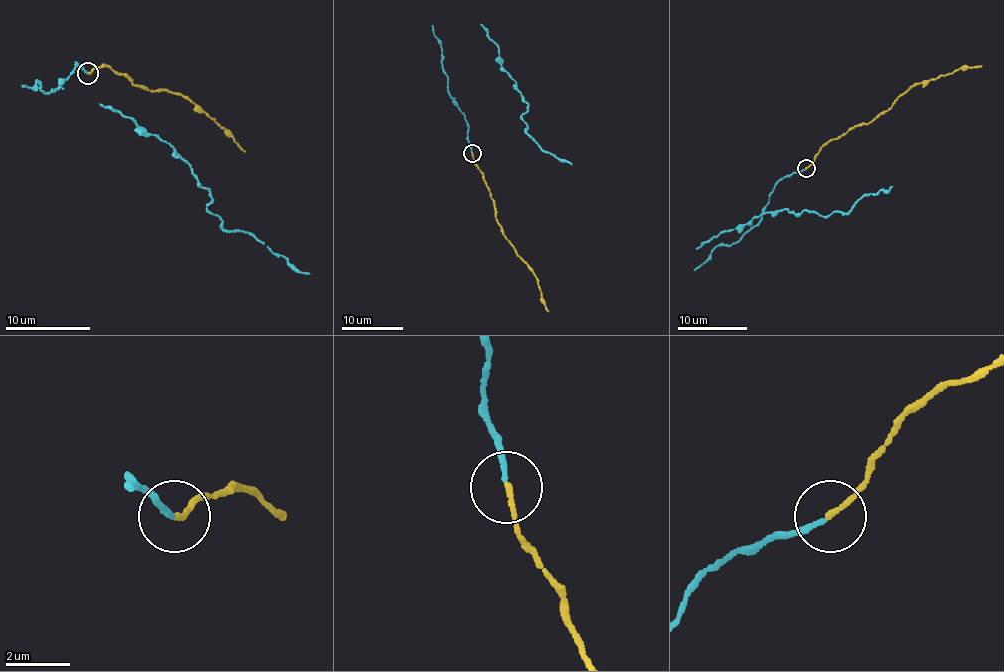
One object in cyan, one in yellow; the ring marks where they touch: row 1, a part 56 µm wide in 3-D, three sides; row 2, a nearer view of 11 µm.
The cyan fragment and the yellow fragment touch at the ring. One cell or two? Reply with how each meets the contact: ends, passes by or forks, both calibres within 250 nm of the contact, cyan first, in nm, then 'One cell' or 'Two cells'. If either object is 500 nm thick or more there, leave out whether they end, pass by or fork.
At the ring cyan ends. At the ring yellow ends. Thickness 160 nm (cyan) against 150 nm. One cell

